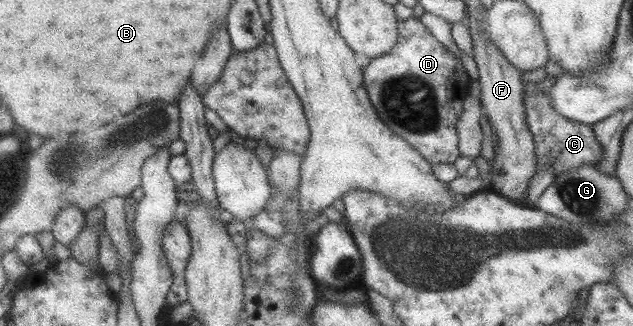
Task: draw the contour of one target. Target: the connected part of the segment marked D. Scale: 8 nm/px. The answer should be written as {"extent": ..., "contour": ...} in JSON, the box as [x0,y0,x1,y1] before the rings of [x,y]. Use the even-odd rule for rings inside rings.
{"extent":[362,17,471,164],"contour":[[[410,17],[406,20],[397,21],[396,23],[396,44],[388,51],[386,54],[382,54],[382,56],[369,59],[369,63],[362,69],[362,78],[363,85],[366,89],[366,92],[369,96],[369,100],[372,103],[374,110],[376,110],[376,114],[378,114],[378,118],[388,126],[391,132],[400,136],[400,138],[404,138],[410,146],[414,150],[417,150],[424,160],[428,163],[439,164],[453,164],[458,156],[461,156],[458,150],[458,136],[456,132],[456,121],[458,121],[458,115],[462,112],[462,103],[465,98],[469,94],[471,79],[465,74],[465,68],[458,57],[454,56],[454,54],[450,54],[440,42],[438,42],[434,36],[432,37],[428,29],[420,22],[417,17]]]}

